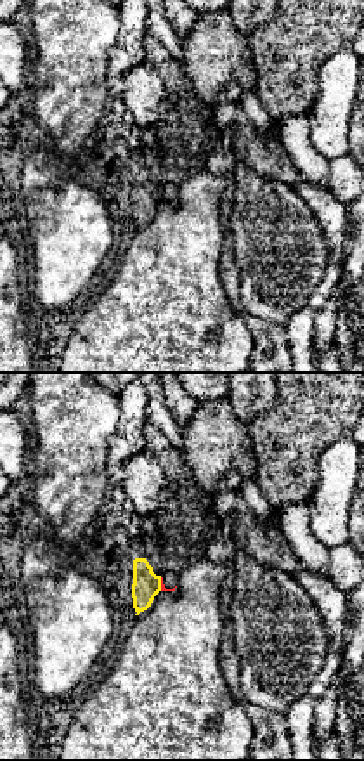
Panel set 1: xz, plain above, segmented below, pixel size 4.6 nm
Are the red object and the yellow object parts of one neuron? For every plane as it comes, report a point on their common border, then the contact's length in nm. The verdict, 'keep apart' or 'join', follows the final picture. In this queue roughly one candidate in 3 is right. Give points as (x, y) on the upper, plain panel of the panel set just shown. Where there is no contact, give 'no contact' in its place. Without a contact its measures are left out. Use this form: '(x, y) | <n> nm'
(162, 196) | 60 nm

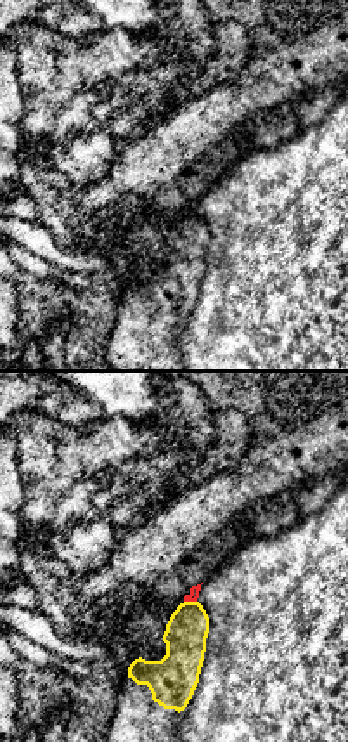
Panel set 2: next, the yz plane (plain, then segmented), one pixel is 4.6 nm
(191, 212) | 60 nm

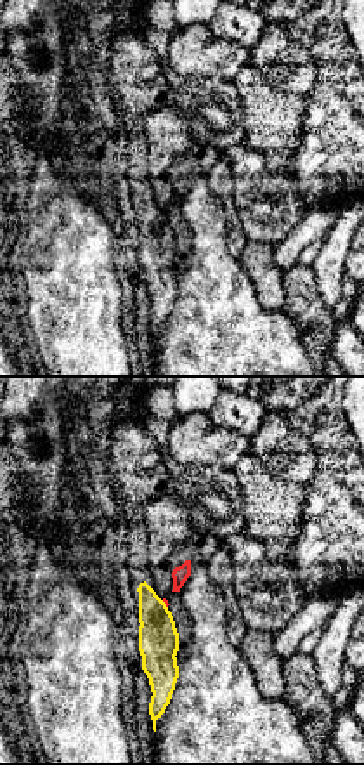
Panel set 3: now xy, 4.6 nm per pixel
(165, 214) | 50 nm

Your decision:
keep apart

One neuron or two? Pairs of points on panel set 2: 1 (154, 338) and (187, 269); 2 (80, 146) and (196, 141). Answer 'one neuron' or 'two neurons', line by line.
1: one neuron
2: two neurons

